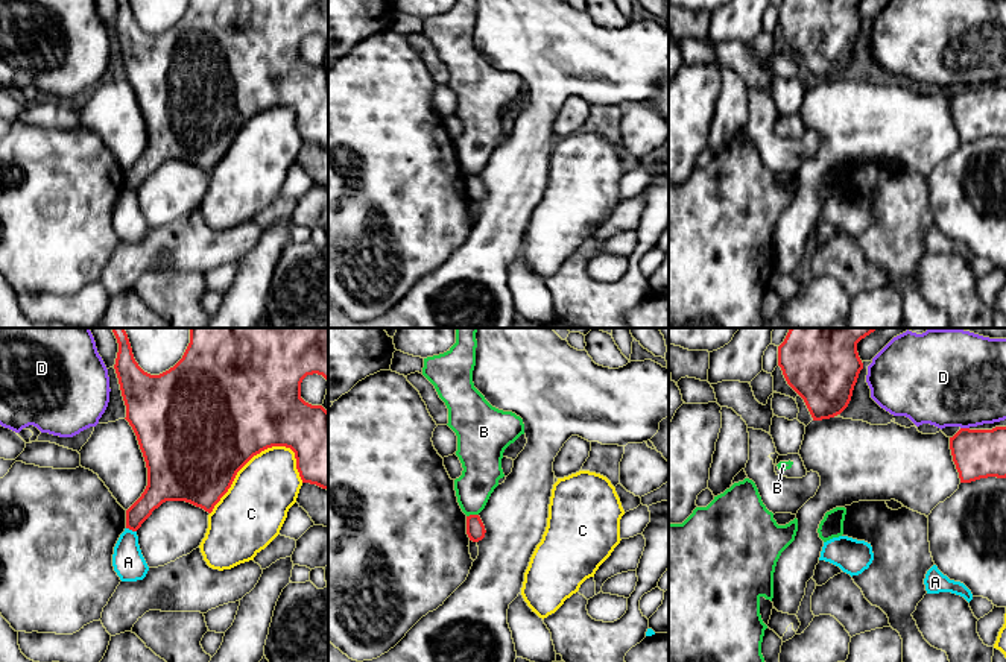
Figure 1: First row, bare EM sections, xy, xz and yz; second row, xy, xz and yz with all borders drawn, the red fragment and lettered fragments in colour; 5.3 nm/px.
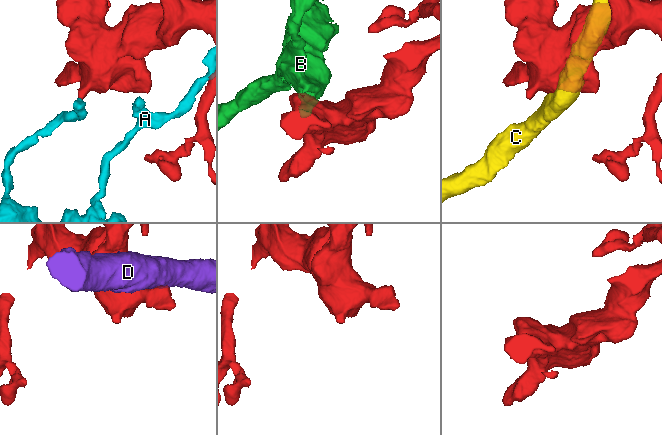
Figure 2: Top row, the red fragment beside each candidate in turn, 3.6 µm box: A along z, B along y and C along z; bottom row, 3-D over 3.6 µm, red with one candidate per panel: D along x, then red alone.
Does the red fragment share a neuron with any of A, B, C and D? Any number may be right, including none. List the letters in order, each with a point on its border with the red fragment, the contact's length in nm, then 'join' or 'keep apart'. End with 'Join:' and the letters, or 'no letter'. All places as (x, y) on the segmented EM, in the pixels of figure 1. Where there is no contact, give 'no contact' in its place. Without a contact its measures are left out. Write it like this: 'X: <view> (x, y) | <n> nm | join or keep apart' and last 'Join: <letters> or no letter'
A: xy (131, 529) | 60 nm | keep apart
B: xz (471, 515) | 70 nm | keep apart
C: xy (245, 463) | 550 nm | keep apart
D: yz (965, 428) | 50 nm | keep apart
Join: no letter

